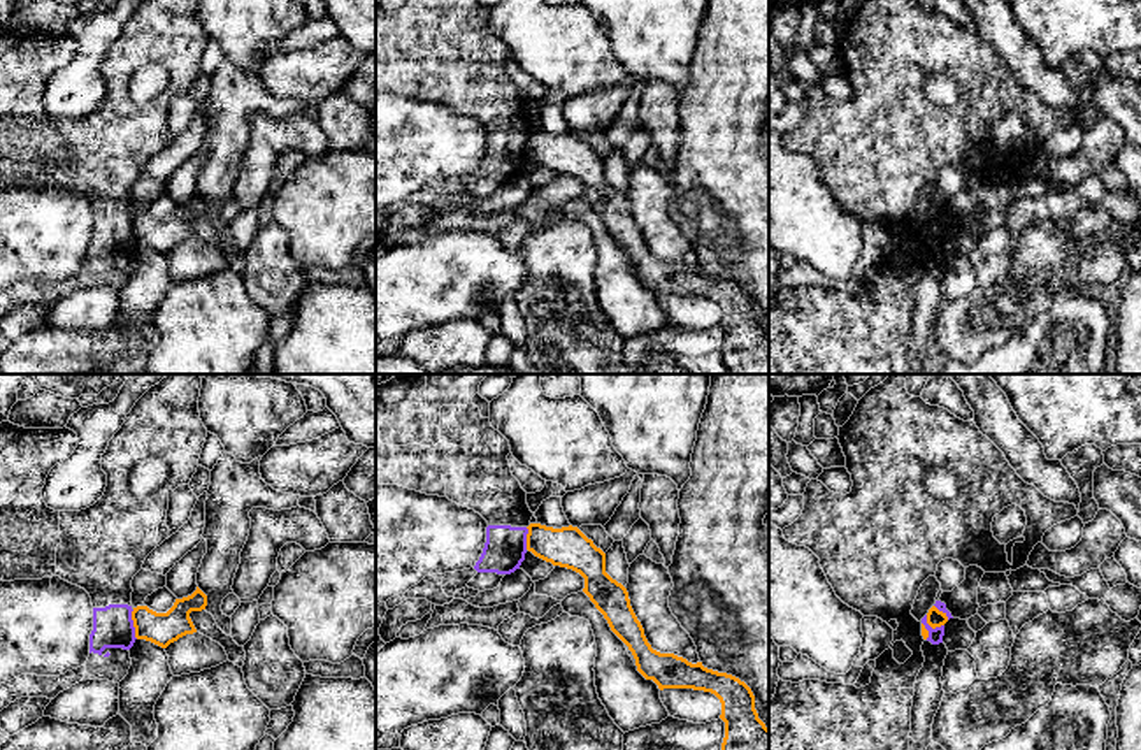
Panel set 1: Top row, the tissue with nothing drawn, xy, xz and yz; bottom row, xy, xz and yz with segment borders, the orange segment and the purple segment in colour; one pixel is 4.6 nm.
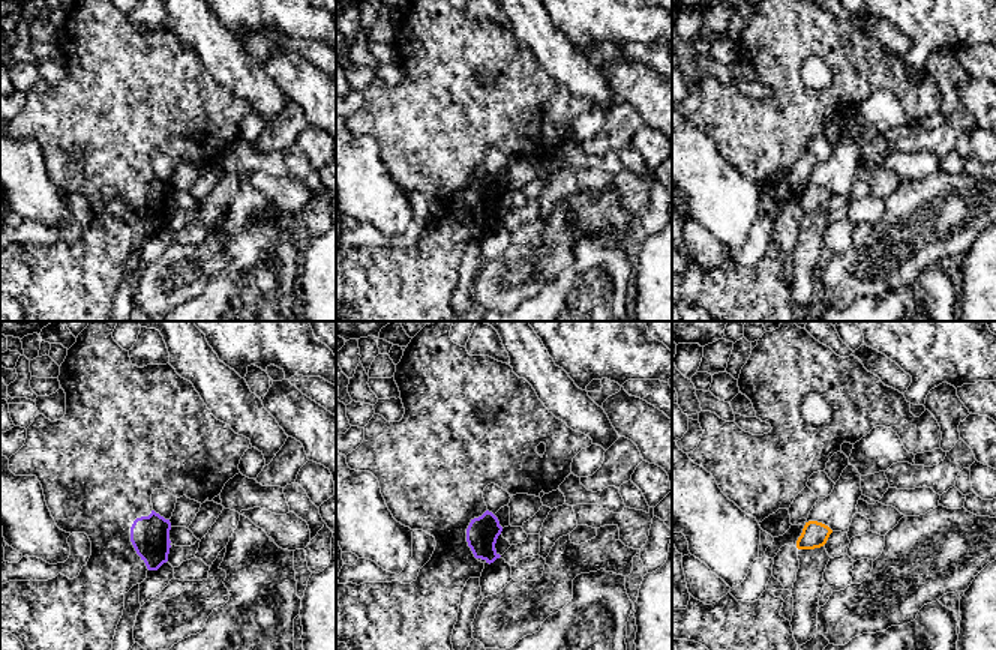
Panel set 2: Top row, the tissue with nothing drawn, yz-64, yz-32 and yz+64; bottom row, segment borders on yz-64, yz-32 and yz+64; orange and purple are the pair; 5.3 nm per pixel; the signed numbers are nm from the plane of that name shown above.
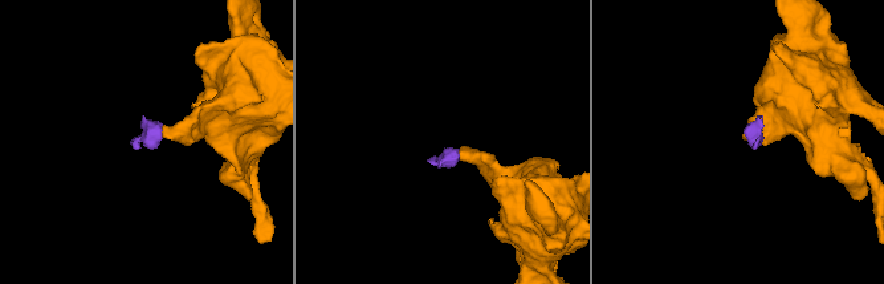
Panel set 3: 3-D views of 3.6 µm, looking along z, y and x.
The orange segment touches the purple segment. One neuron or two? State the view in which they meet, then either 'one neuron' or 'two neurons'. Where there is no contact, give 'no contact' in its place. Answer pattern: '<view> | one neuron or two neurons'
yz | two neurons

